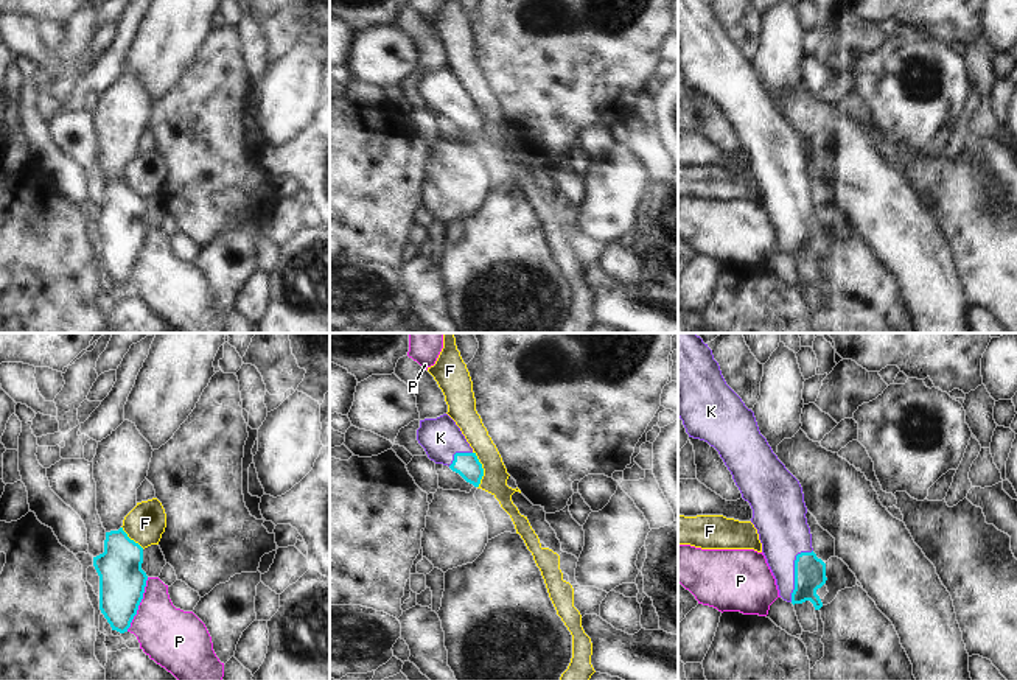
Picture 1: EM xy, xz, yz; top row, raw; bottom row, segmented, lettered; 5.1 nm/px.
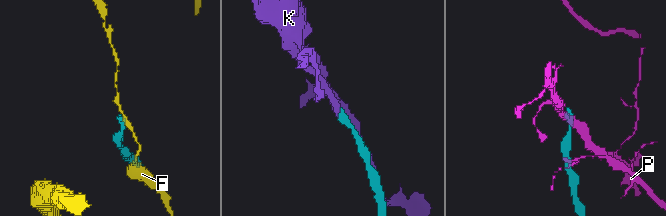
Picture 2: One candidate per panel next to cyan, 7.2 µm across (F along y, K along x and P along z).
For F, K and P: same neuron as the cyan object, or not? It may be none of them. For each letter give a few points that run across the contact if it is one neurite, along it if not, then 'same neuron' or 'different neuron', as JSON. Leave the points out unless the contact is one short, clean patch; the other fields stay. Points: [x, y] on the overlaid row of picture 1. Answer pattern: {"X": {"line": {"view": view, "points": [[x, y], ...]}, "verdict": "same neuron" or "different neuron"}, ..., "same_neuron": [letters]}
{"F": {"line": {"view": "xz", "points": [[473, 452], [482, 469], [478, 487]]}, "verdict": "different neuron"}, "K": {"line": {"view": "yz", "points": [[809, 570], [795, 571], [782, 528]]}, "verdict": "same neuron"}, "P": {"line": {"view": "xy", "points": [[148, 578], [137, 613], [126, 630]]}, "verdict": "different neuron"}, "same_neuron": ["K"]}

